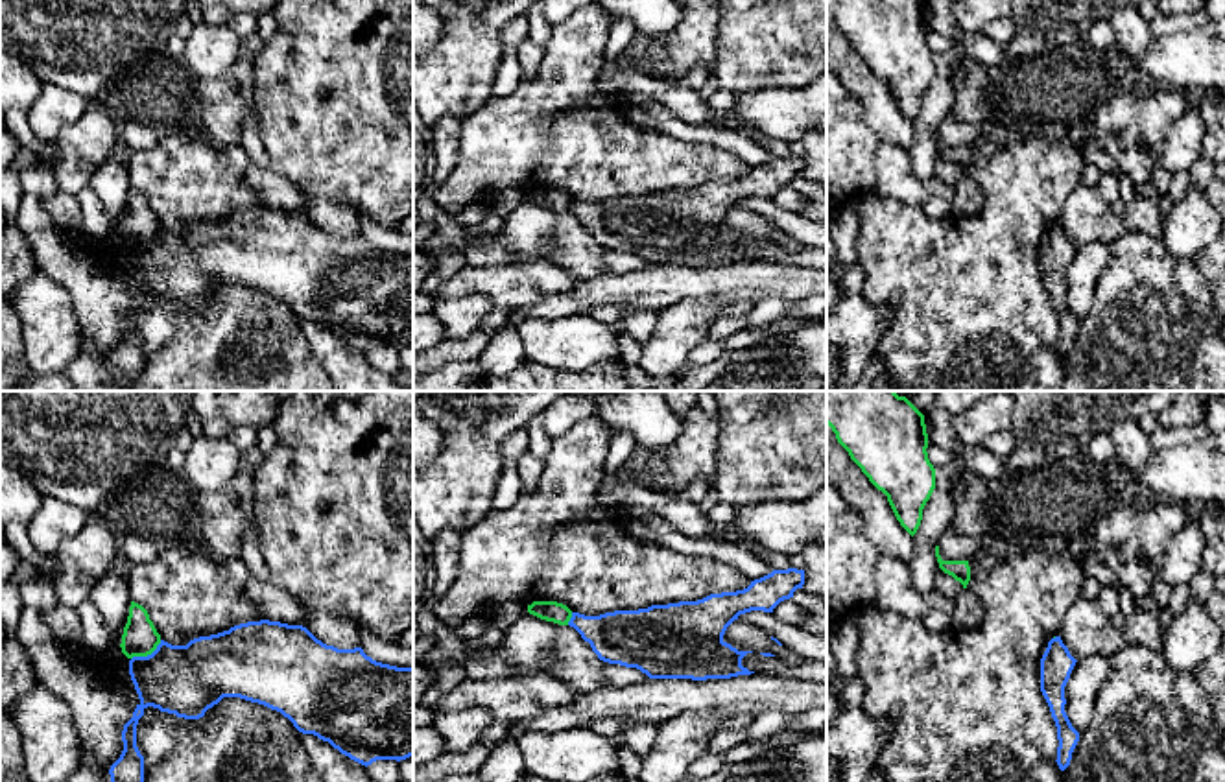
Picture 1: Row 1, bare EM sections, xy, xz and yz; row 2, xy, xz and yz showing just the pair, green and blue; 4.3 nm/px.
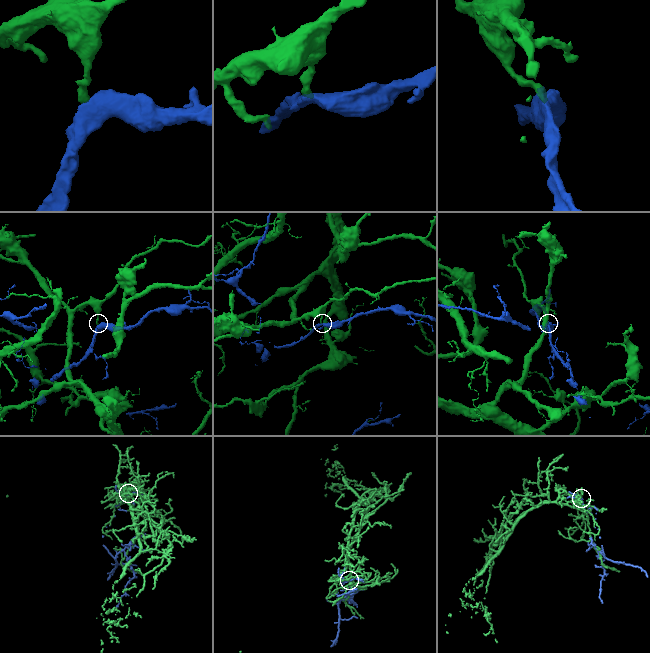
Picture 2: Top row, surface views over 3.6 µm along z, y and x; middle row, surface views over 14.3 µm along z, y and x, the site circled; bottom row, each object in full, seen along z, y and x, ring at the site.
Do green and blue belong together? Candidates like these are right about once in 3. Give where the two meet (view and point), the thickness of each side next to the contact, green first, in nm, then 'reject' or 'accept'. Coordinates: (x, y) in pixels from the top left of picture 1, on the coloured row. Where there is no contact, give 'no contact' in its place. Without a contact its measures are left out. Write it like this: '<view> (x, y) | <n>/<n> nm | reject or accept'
xy (146, 655) | 160/300 nm | reject

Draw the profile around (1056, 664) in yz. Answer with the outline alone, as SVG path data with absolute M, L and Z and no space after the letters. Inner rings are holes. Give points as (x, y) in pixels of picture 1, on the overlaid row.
M1055 636L1048 642L1048 647L1041 658L1041 692L1057 727L1059 747L1055 762L1061 771L1070 765L1072 752L1079 741L1079 732L1072 727L1064 712L1064 686L1076 662L1077 660L1070 655L1061 636Z

